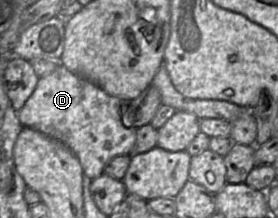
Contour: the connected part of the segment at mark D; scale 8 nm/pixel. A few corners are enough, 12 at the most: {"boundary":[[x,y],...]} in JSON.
{"boundary":[[59,62],[17,116],[95,179],[132,154],[131,101]]}

